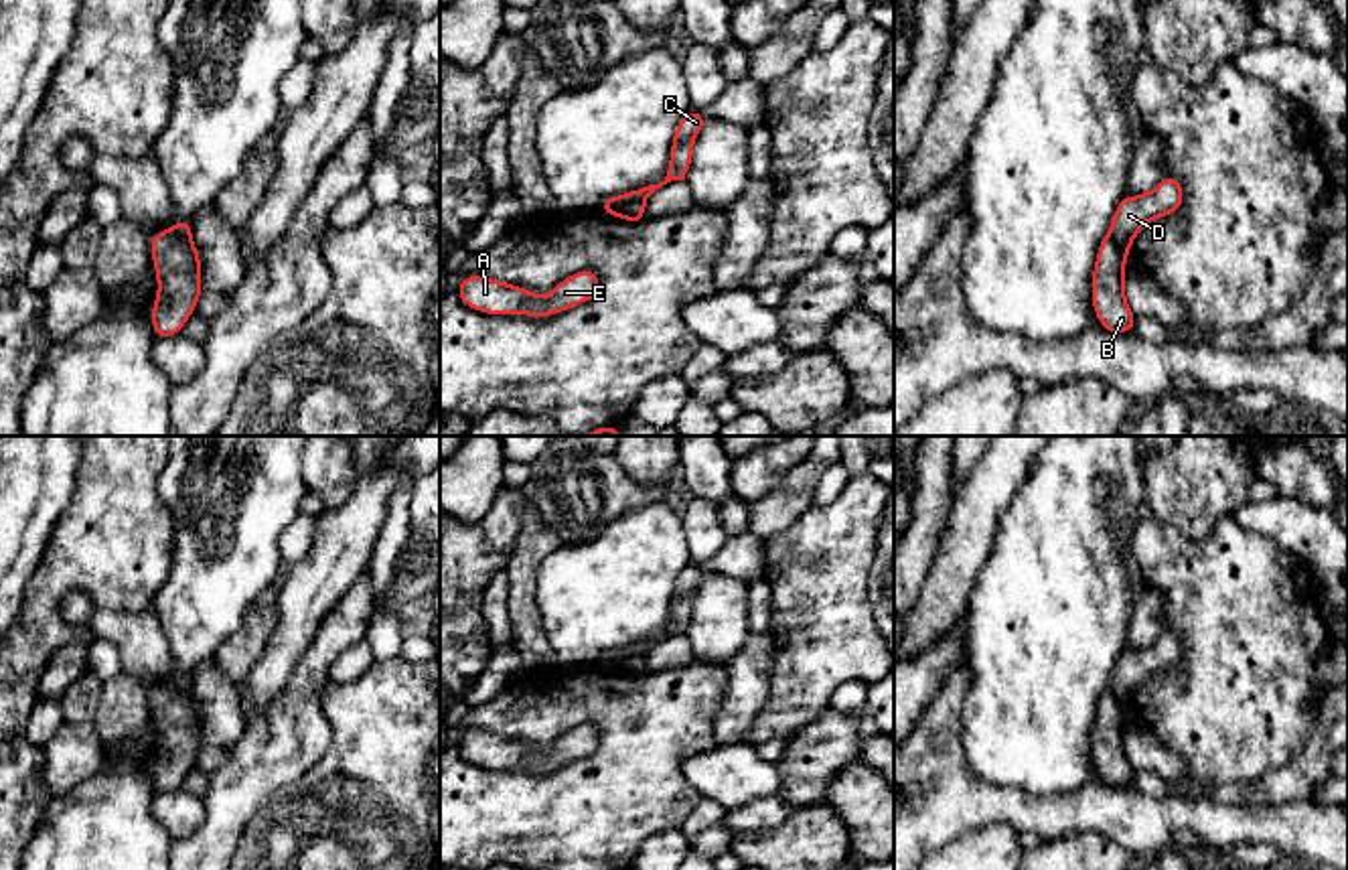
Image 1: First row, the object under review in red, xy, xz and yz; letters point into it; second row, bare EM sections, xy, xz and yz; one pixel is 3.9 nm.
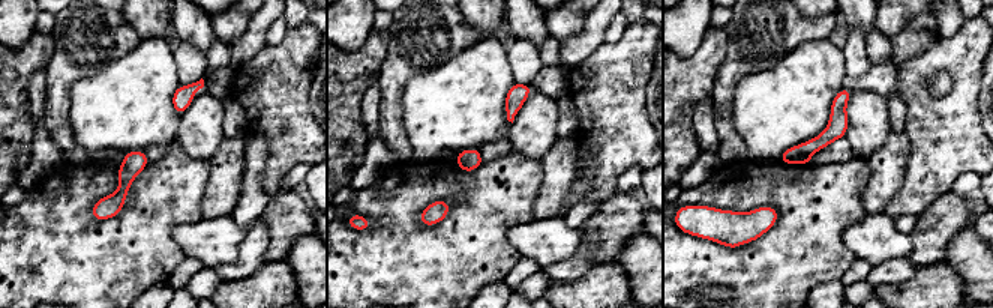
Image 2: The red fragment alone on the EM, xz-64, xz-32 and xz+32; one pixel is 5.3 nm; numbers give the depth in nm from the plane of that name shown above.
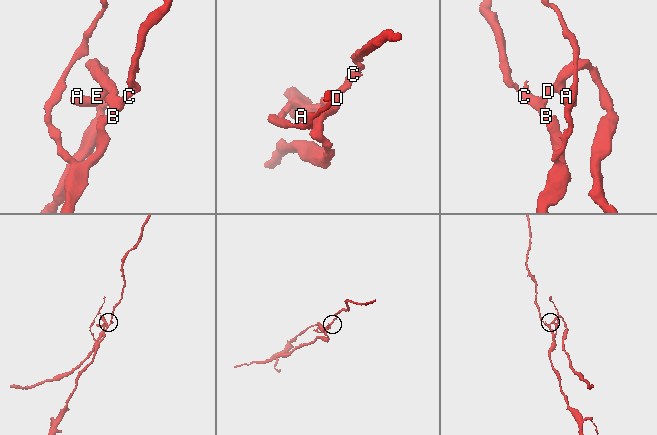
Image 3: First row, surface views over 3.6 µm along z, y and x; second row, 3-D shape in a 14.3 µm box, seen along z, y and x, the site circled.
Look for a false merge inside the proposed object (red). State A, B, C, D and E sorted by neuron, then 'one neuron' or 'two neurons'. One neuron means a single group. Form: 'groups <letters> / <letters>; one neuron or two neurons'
groups A D E / B C; two neurons

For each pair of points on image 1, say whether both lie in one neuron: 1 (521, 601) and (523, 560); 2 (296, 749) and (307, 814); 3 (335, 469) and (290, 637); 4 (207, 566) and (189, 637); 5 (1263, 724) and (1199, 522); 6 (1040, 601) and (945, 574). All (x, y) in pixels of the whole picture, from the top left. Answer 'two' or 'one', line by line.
1: one
2: two
3: two
4: one
5: two
6: two

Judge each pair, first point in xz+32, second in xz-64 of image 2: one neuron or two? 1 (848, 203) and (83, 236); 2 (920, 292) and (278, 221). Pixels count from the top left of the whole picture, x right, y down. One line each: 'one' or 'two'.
1: one
2: one

